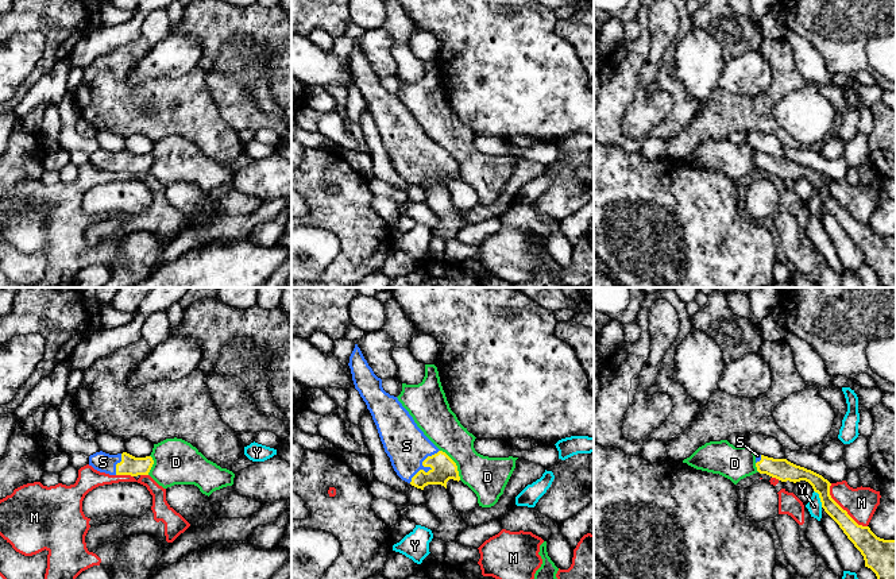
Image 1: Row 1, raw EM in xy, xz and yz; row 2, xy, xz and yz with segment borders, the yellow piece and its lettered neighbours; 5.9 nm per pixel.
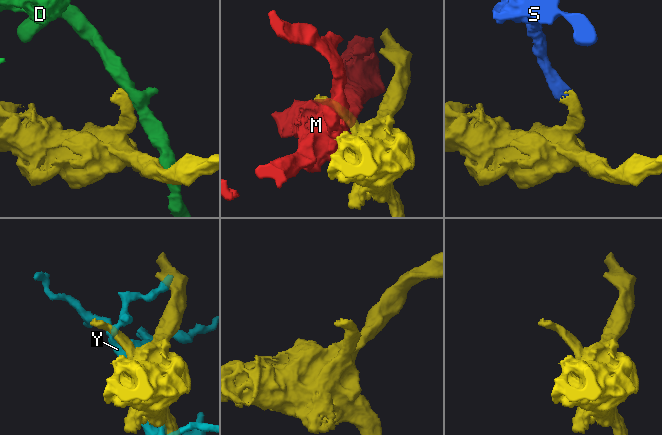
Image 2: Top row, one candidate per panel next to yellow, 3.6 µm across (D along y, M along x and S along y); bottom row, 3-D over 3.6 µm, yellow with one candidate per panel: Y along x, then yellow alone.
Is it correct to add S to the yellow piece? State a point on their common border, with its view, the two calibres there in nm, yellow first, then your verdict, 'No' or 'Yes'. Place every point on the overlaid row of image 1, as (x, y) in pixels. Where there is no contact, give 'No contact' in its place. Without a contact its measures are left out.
Touches yellow at xz (423, 464). Thickness 140 nm (yellow) against 260 nm. Yes

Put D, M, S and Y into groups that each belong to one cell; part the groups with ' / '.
D / M / S / Y

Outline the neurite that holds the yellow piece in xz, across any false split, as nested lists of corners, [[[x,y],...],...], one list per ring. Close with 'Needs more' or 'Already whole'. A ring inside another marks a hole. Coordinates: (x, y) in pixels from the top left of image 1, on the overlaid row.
[[[358,344],[348,366],[397,475],[421,490],[428,485],[447,489],[449,479],[459,482],[456,463],[424,435],[398,398],[383,390],[382,379],[374,374]]]. Needs more

